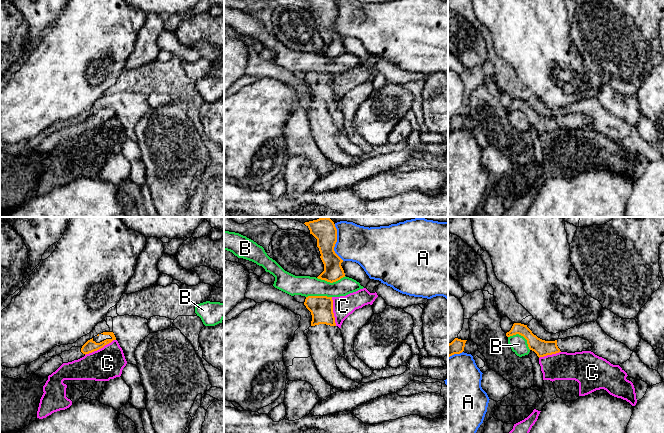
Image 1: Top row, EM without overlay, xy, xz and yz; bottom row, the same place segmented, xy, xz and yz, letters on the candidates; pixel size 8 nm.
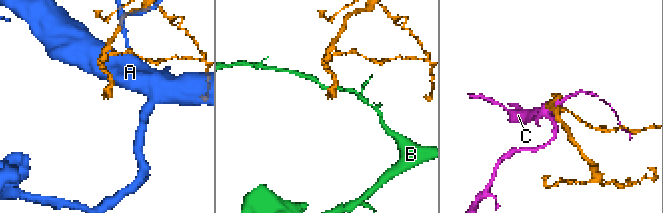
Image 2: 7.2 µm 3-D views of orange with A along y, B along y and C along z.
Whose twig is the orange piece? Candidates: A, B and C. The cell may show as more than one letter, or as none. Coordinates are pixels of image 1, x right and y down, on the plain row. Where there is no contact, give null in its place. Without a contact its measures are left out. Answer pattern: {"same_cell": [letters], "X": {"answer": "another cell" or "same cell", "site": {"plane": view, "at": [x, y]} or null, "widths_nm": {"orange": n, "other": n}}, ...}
{"same_cell": [], "A": {"answer": "another cell", "site": {"plane": "xz", "at": [336, 17]}, "widths_nm": {"orange": 180, "other": 300}}, "B": {"answer": "another cell", "site": {"plane": "xz", "at": [331, 58]}, "widths_nm": {"orange": 160, "other": 160}}, "C": {"answer": "another cell", "site": {"plane": "xy", "at": [100, 124]}, "widths_nm": {"orange": 100, "other": 260}}}

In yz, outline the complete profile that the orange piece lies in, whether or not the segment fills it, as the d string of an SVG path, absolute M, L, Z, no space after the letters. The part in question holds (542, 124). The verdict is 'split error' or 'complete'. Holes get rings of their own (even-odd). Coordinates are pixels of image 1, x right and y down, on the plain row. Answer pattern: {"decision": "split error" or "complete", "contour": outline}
{"decision": "split error", "contour": "M514 99L506 112L510 113L516 110L527 116L529 125L534 127L539 134L559 128L575 129L592 126L592 120L580 113L567 113L555 117L542 116L534 111L527 101L521 99Z"}

